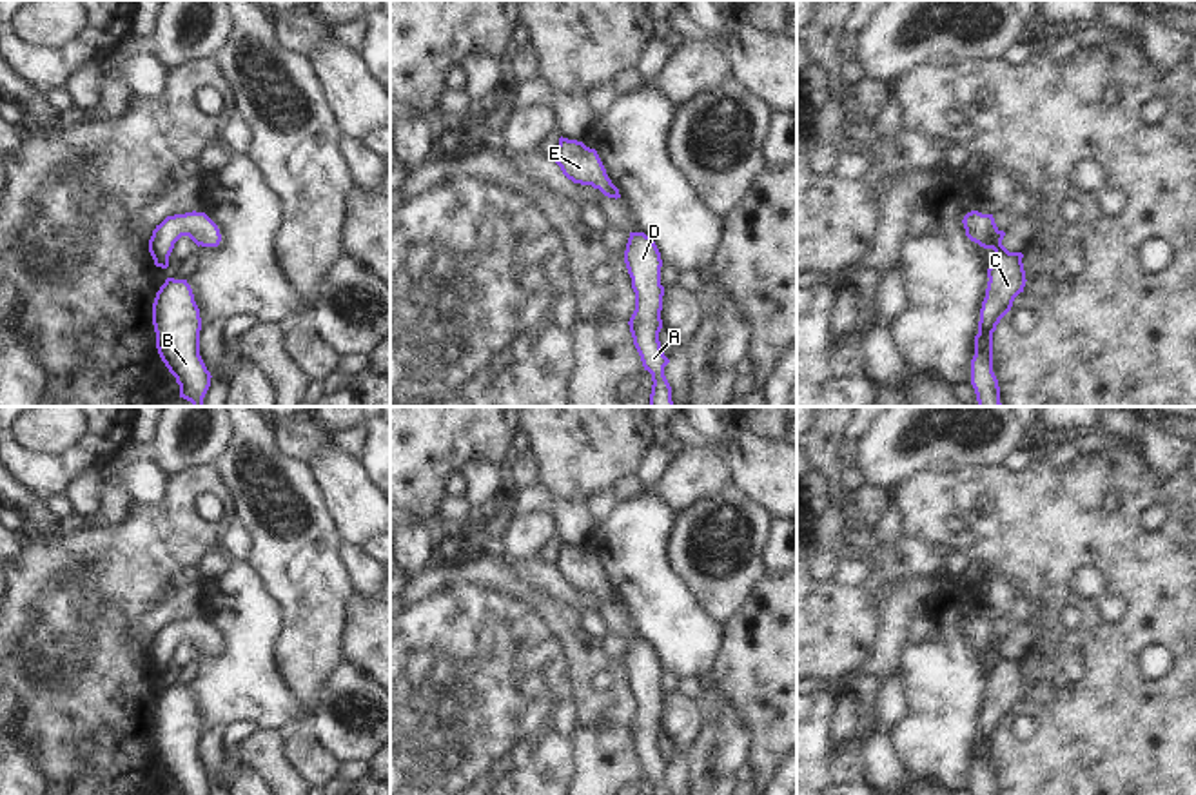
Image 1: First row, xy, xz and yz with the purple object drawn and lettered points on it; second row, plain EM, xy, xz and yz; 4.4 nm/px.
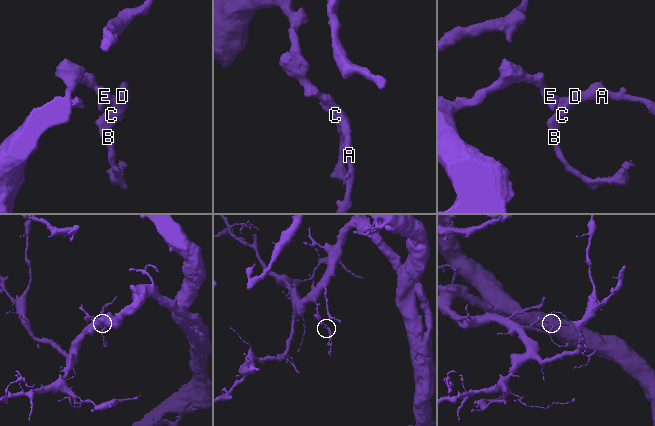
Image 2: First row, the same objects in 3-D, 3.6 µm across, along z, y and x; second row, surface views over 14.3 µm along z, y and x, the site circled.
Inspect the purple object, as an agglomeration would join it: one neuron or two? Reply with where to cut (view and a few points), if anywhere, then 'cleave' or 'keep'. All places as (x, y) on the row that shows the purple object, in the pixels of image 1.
cut none; keep

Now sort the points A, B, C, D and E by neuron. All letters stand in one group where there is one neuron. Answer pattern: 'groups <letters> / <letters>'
groups A B C D E

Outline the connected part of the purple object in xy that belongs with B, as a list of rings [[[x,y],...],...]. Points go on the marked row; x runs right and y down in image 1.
[[[167,278],[152,303],[156,348],[180,385],[180,398],[203,407],[211,372],[200,356],[201,318],[187,280]]]

